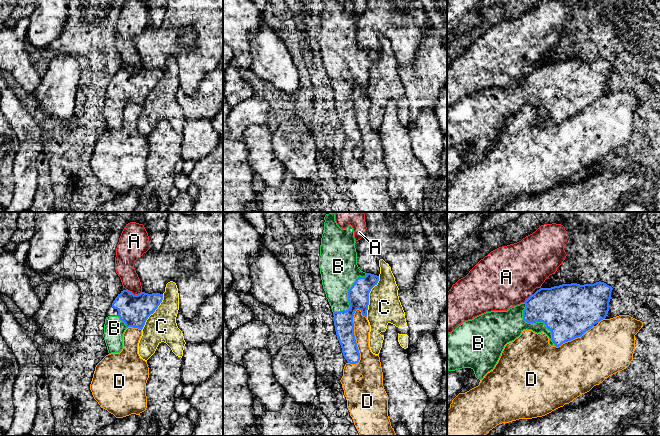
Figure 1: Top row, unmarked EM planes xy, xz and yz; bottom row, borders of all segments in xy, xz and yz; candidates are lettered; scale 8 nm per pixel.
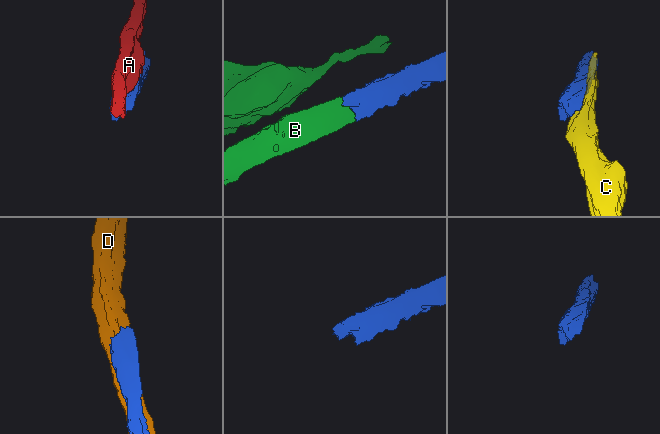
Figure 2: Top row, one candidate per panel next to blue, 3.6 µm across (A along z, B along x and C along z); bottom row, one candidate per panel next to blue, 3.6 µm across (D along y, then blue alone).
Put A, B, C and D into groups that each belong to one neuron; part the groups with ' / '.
A / B / C / D

